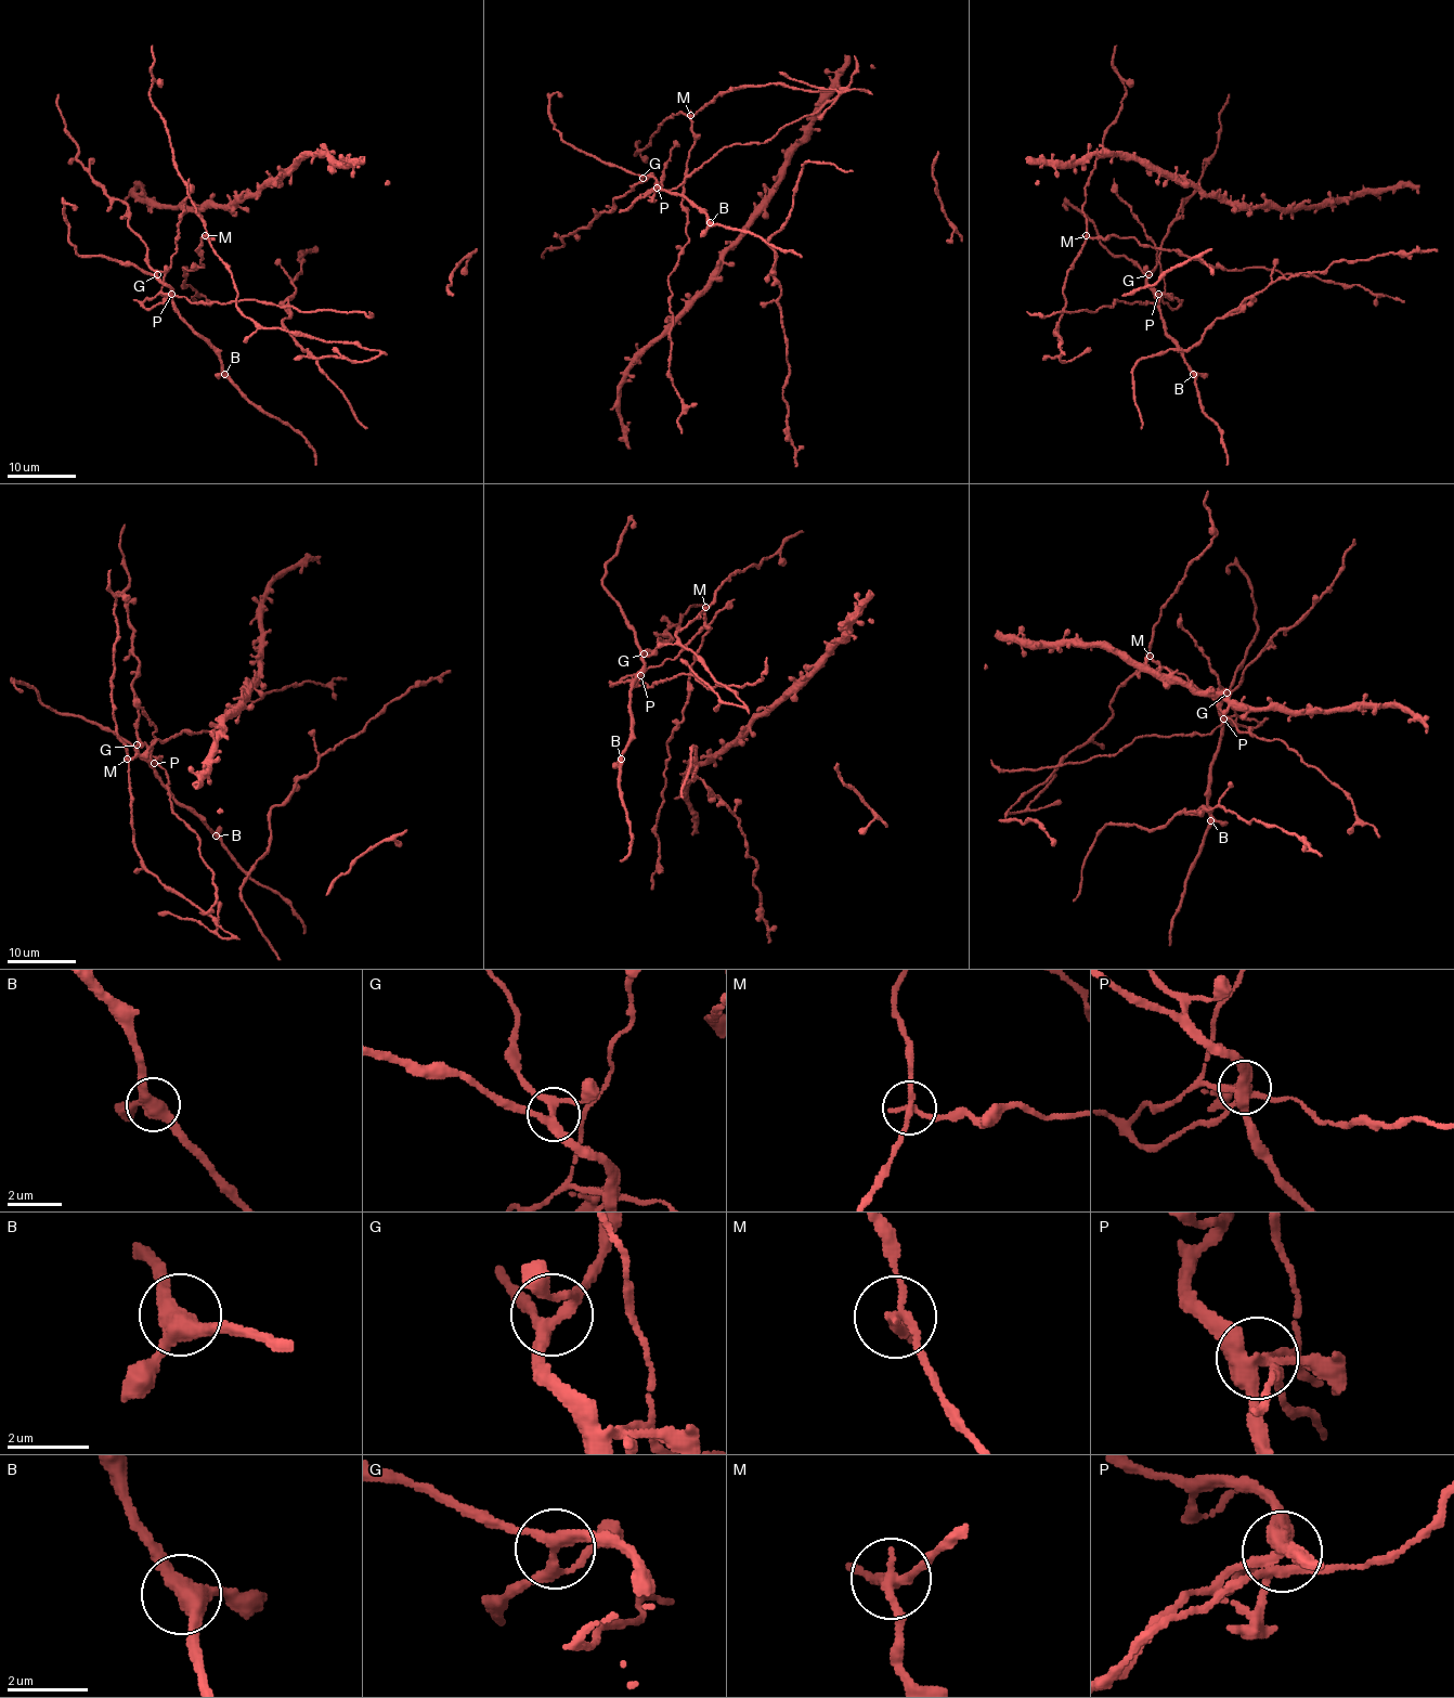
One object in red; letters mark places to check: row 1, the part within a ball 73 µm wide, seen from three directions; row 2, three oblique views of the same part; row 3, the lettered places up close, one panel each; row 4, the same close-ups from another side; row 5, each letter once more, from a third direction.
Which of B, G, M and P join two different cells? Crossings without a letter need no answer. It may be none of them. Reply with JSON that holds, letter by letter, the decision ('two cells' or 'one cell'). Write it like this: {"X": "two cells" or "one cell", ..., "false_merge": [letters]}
{"B": "one cell", "G": "one cell", "M": "two cells", "P": "two cells", "false_merge": ["M", "P"]}

